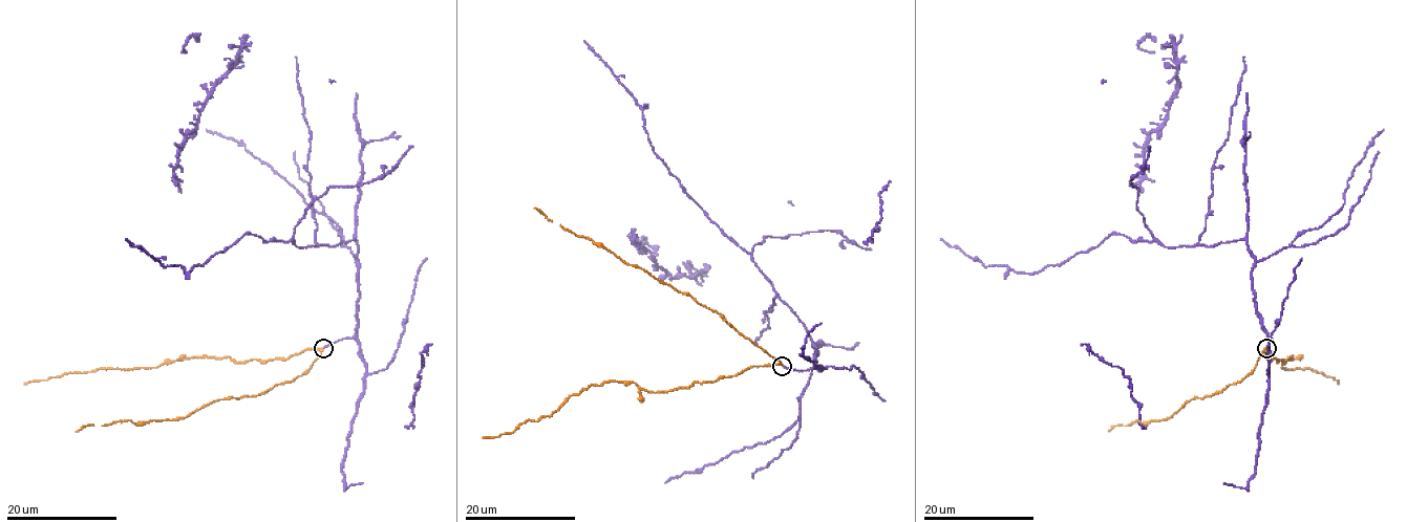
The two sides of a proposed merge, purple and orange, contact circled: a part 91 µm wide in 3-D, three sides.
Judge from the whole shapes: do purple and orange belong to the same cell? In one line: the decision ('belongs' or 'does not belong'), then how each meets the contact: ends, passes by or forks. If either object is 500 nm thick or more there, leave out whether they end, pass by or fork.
belongs; purple ends; orange passes by

